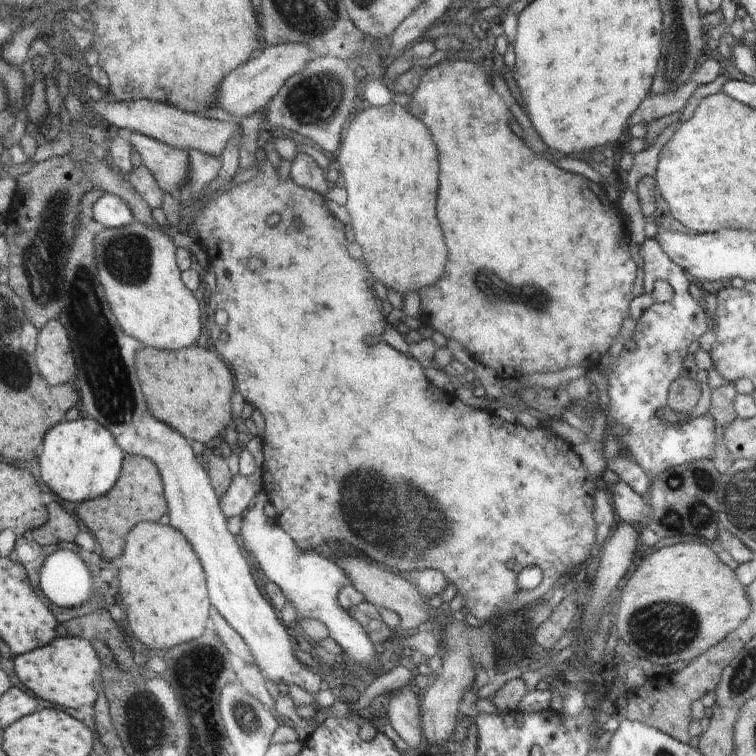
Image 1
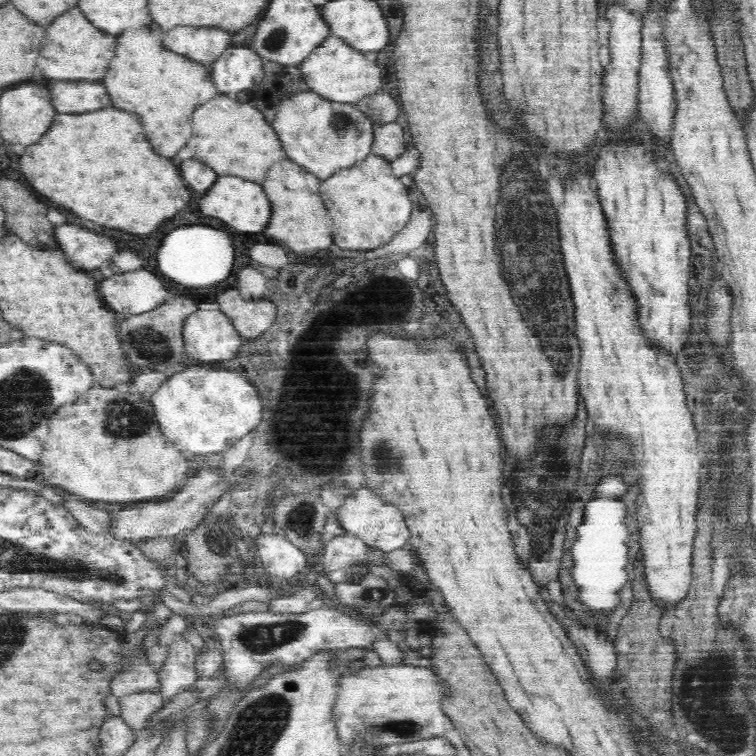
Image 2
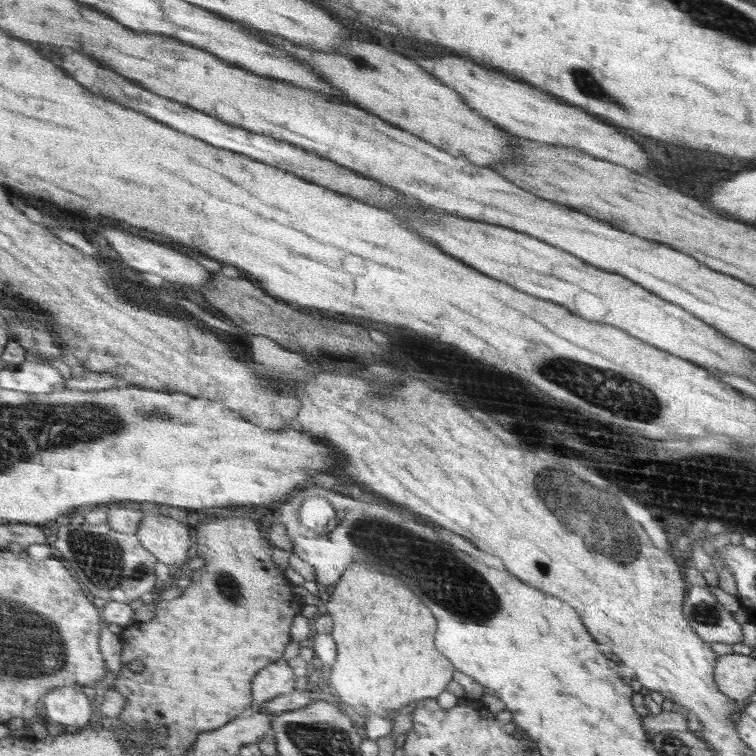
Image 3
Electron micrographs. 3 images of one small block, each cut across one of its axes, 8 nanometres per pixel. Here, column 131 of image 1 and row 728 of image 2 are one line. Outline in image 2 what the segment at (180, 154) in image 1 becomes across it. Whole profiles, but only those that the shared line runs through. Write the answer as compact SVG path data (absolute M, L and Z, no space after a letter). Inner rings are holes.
M138 690L118 696L120 717L134 732L146 728L151 714L159 710L163 703L163 697L153 690Z

